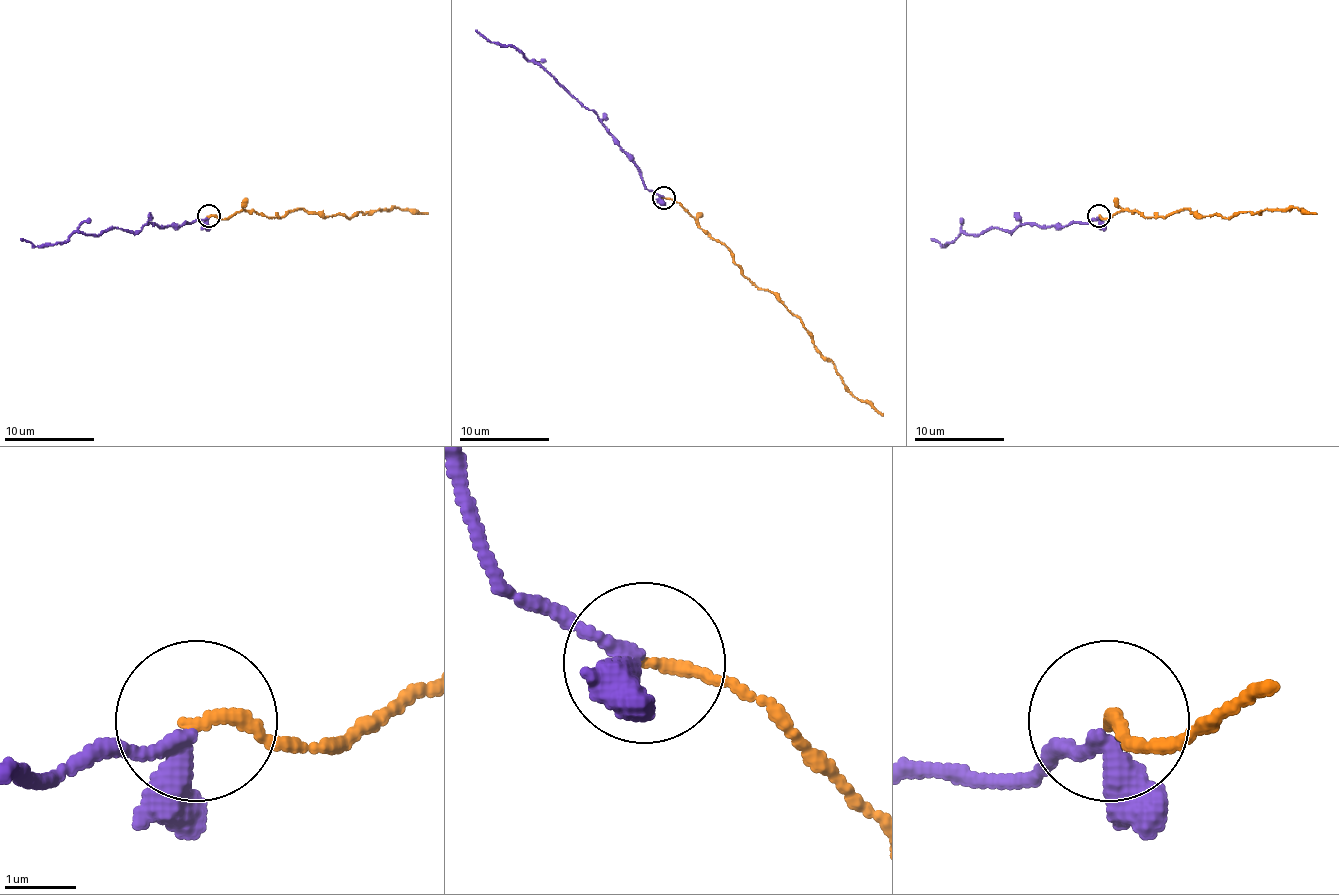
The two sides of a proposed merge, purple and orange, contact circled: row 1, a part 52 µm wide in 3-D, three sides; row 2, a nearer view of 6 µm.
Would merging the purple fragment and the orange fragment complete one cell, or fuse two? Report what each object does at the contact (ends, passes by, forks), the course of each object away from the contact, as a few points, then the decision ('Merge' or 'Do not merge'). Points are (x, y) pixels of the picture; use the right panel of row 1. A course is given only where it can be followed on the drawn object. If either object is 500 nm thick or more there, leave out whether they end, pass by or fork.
At the ring purple passes by. At the ring orange ends. Course of purple: (1099, 217), (1088, 222), (1070, 222), (1063, 226), (1020, 224), (1011, 231), (962, 233), (946, 244), (930, 238). Course of orange: (1099, 215), (1131, 211), (1165, 217), (1183, 208), (1221, 217), (1266, 208), (1302, 208), (1316, 213). Merge

